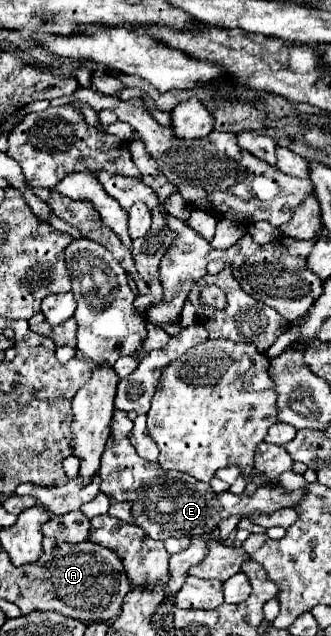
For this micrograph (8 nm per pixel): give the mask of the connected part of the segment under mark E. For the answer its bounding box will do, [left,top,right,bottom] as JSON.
[100,411,306,539]

